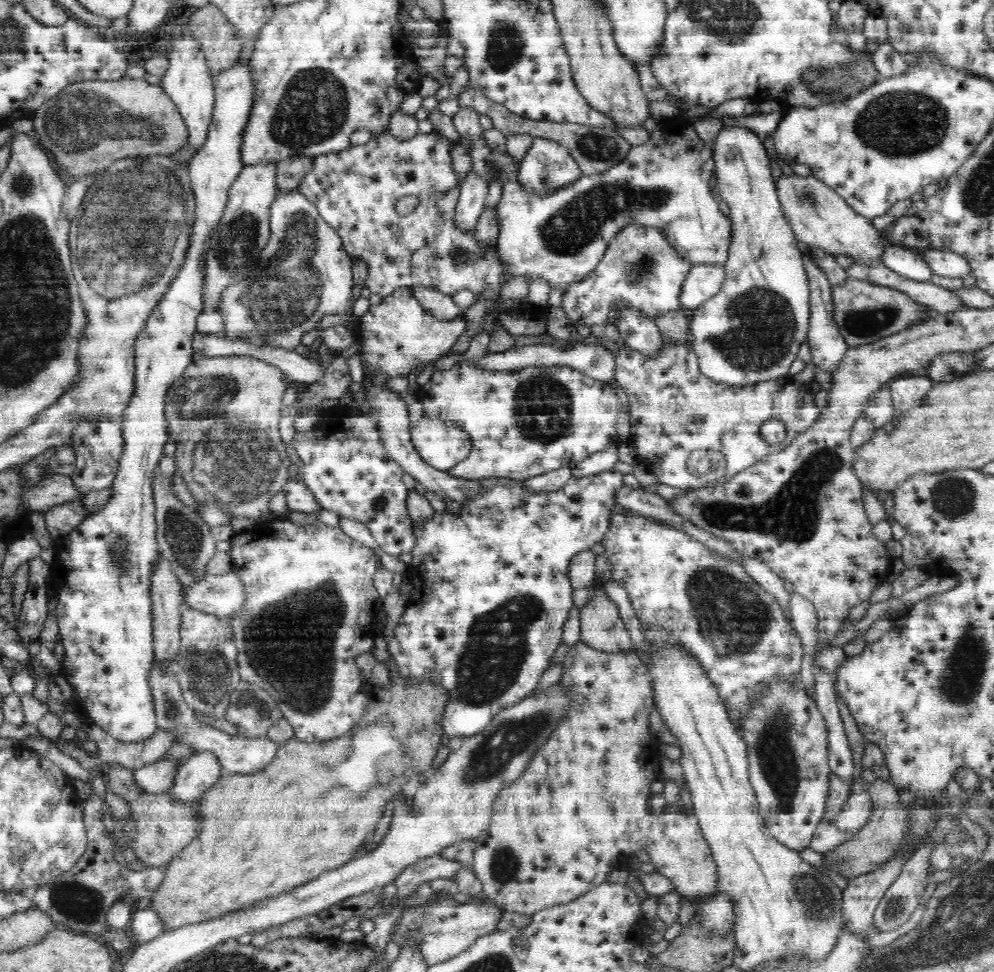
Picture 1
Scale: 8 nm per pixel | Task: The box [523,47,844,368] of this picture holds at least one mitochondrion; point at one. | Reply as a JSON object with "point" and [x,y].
{"point":[568,231]}

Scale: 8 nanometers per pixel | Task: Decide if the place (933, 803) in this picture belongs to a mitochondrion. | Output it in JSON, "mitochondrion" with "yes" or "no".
{"mitochondrion":"no"}

